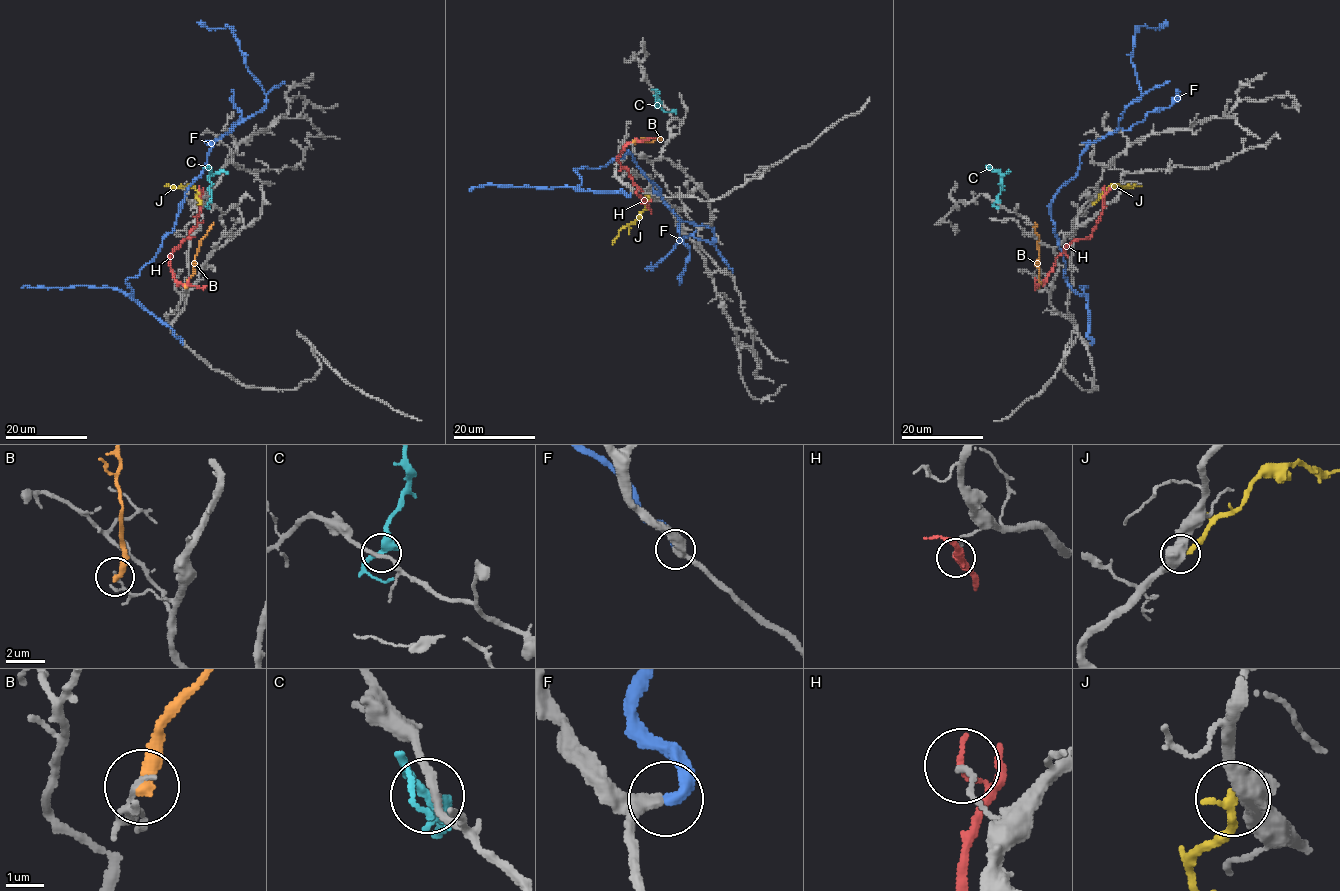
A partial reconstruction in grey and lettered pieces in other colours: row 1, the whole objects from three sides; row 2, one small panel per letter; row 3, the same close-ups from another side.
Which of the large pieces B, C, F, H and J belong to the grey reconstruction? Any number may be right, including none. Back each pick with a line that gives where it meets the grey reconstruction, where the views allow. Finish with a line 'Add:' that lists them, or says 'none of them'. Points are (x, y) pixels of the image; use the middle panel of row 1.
F: Touches grey at (630, 194)
Add: F

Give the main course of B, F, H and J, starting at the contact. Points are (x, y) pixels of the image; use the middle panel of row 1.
B: (633, 140), (662, 138)
F: (630, 194), (580, 190), (574, 170), (630, 154), (680, 220), (714, 231), (714, 244), (692, 234), (644, 269)
H: (647, 207), (636, 193), (637, 186), (629, 172), (617, 159), (627, 143), (654, 138)
J: (648, 196), (636, 220), (626, 224), (613, 243)

